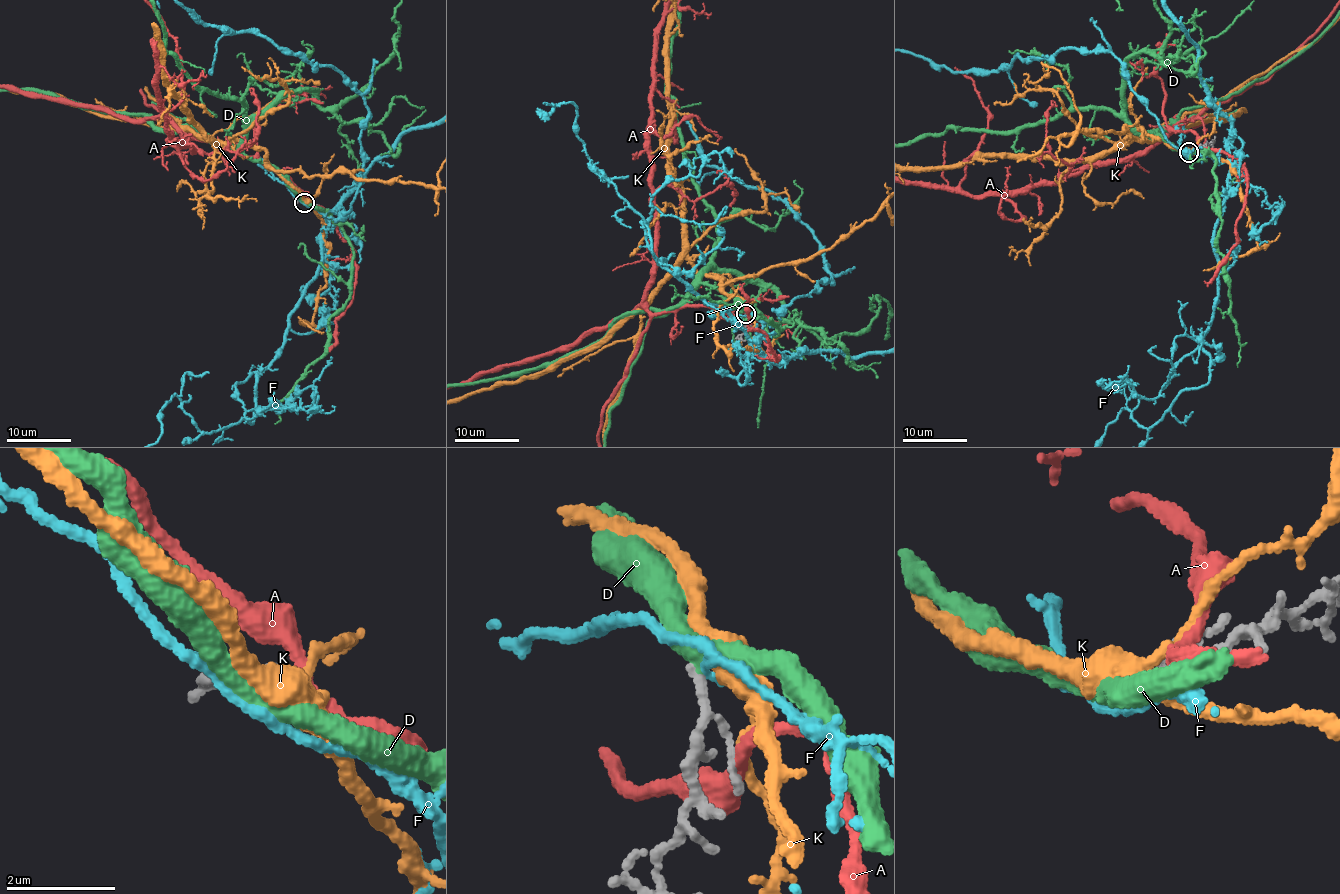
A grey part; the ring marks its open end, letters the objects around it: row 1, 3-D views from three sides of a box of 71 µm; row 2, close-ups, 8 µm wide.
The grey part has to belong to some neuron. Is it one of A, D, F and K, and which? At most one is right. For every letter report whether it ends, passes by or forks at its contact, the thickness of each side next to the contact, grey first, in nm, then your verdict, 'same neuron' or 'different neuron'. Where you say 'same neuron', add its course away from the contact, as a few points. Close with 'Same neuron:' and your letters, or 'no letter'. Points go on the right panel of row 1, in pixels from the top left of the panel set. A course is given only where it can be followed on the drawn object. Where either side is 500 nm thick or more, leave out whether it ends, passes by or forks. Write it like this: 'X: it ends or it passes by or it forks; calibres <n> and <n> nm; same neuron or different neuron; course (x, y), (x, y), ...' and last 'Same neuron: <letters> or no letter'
A: it passes by; calibres 100 and 240 nm; different neuron
D: it passes by; calibres 110 and 360 nm; same neuron
F: it passes by; calibres 120 and 140 nm; different neuron
K: it passes by; calibres 120 and 150 nm; different neuron
Same neuron: D

